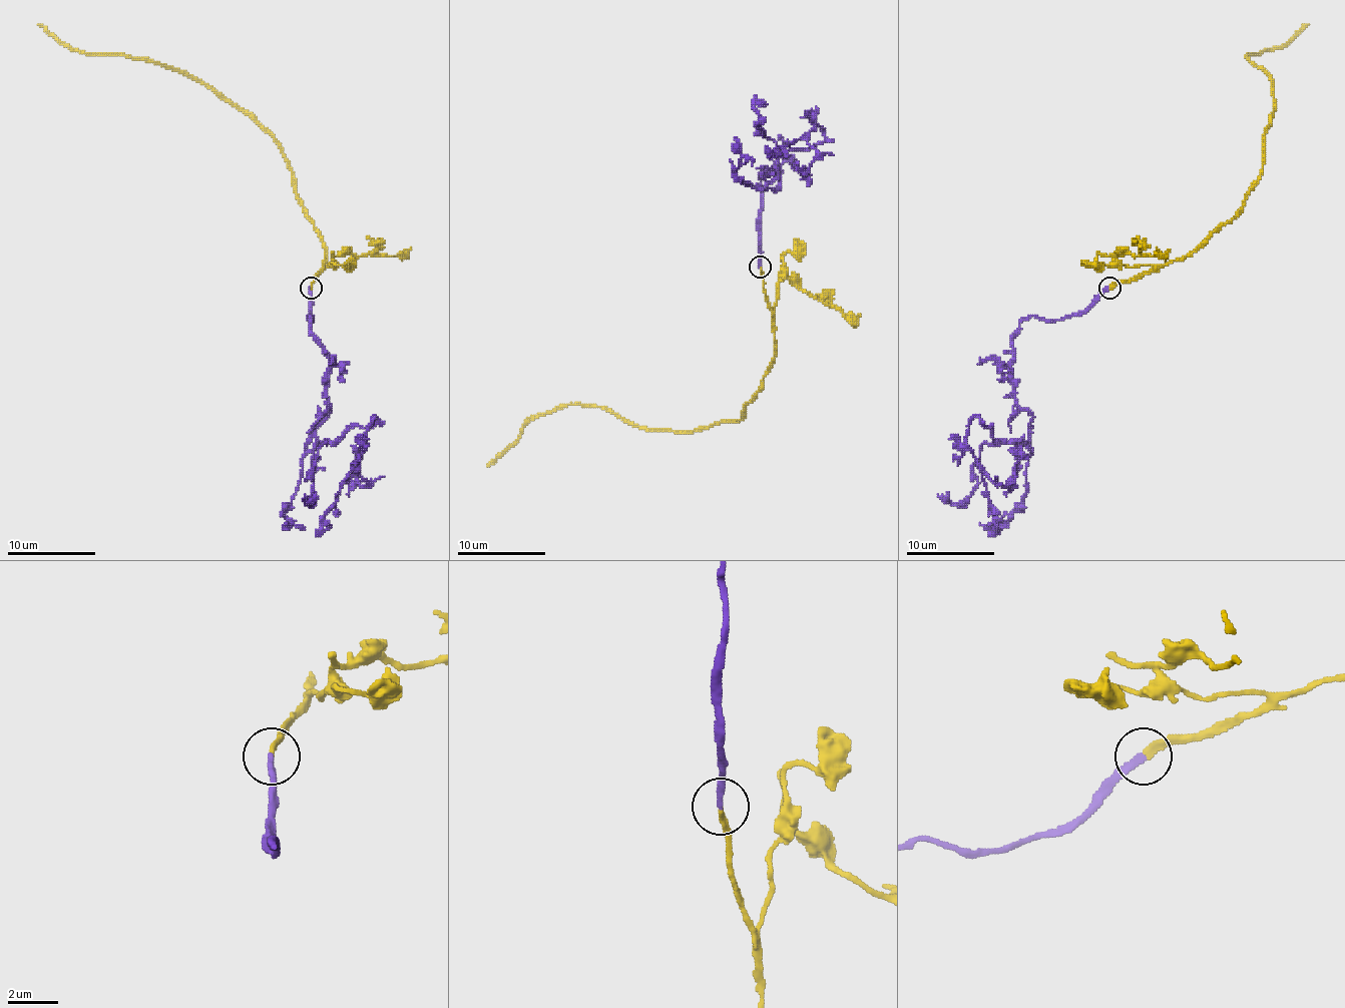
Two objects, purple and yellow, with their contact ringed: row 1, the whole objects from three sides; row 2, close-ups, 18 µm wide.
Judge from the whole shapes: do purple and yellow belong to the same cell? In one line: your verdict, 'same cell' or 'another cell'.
same cell

